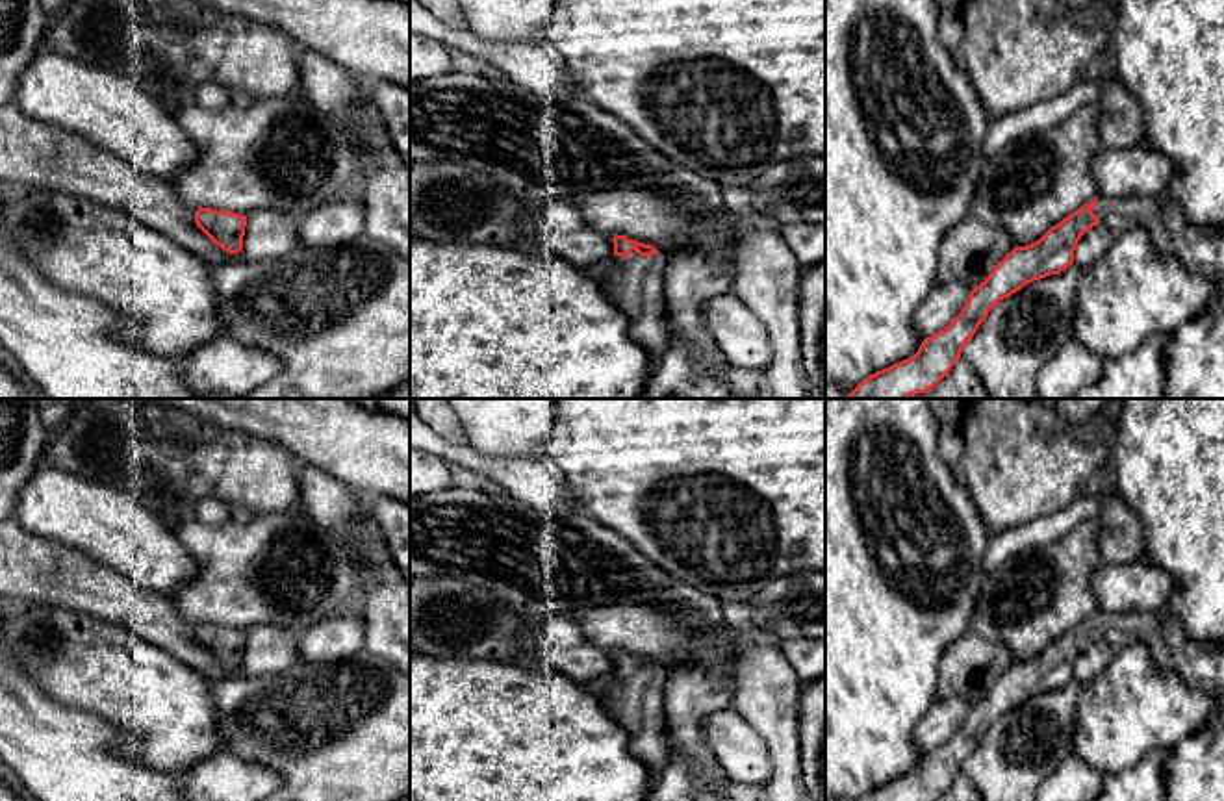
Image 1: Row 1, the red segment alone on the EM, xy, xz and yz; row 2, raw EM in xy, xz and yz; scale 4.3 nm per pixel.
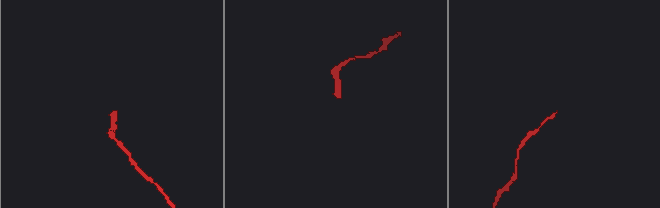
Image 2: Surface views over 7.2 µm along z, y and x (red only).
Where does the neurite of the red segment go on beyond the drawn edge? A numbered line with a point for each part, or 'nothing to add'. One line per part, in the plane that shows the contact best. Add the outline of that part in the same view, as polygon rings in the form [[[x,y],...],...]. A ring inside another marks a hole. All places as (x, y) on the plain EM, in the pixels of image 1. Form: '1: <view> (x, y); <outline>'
1: xz (635, 701); [[[632,666],[627,673],[614,671],[612,686],[597,695],[608,716],[627,732],[632,756],[649,769],[651,790],[668,764],[666,680],[664,668],[640,671]]]

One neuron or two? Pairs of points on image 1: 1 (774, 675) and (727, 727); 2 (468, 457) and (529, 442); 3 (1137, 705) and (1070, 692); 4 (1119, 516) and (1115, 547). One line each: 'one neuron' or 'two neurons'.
1: two neurons
2: two neurons
3: two neurons
4: one neuron

